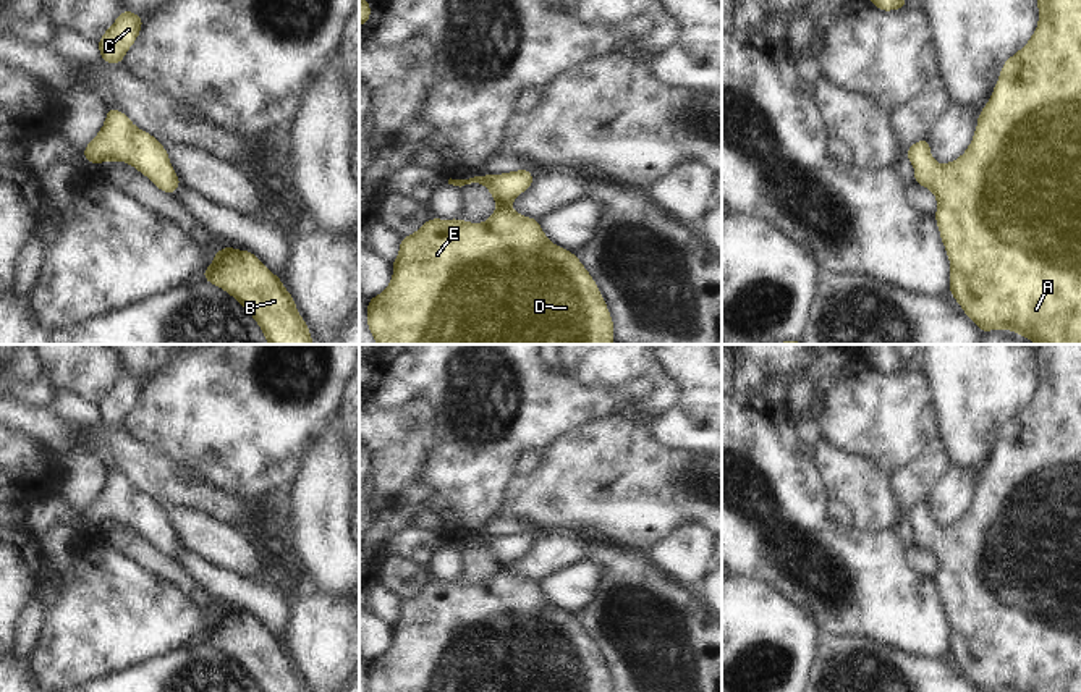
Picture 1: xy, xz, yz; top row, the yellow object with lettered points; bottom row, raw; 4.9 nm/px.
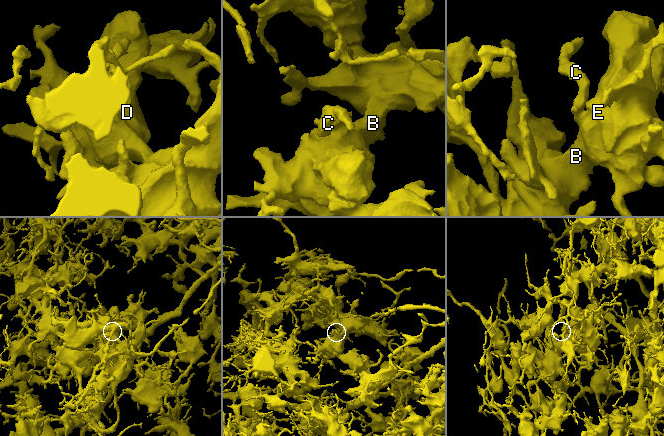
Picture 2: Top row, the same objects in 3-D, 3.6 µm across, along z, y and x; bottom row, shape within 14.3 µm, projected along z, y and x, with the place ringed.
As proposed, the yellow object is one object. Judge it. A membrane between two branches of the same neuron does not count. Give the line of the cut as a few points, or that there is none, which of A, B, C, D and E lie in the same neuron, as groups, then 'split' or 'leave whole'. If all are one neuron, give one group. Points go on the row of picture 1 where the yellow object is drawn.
no cut | A B C D E | leave whole

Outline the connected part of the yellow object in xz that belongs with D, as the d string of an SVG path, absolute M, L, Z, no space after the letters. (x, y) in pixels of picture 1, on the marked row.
M526 167L519 171L508 171L503 175L469 175L464 179L448 179L448 184L460 188L471 183L484 183L490 196L497 200L497 209L484 223L469 223L460 218L429 218L414 234L401 238L400 254L392 264L392 281L385 291L367 301L367 328L374 335L377 344L613 344L613 320L591 273L584 268L574 252L550 243L544 234L539 220L519 215L511 209L511 200L529 189L534 179L536 178Z

